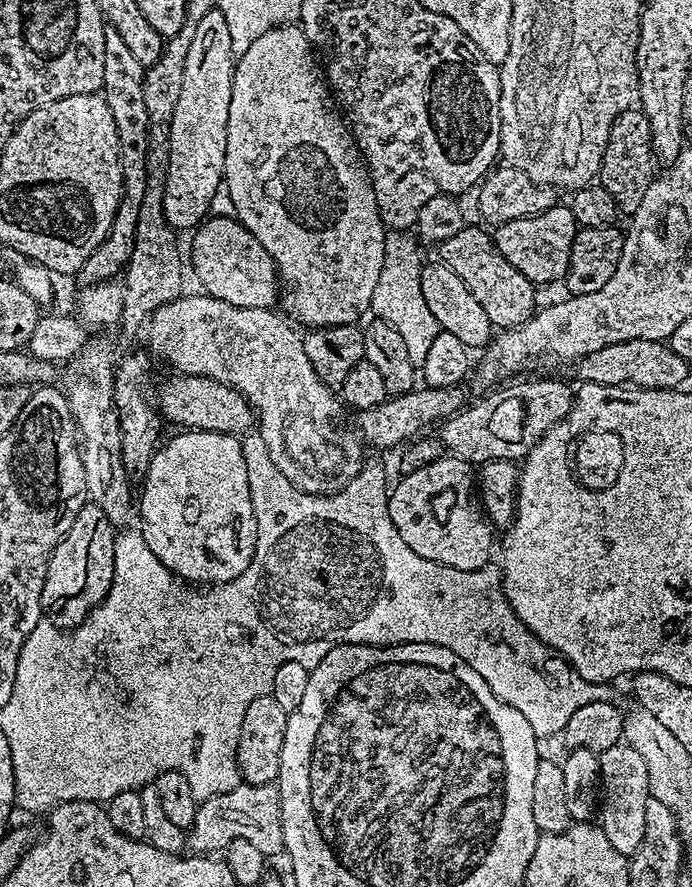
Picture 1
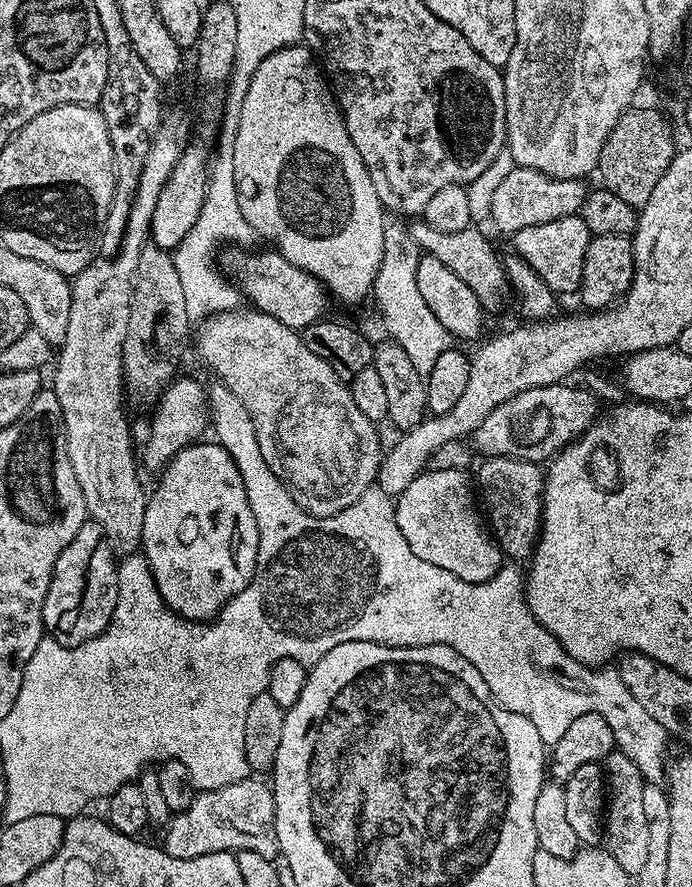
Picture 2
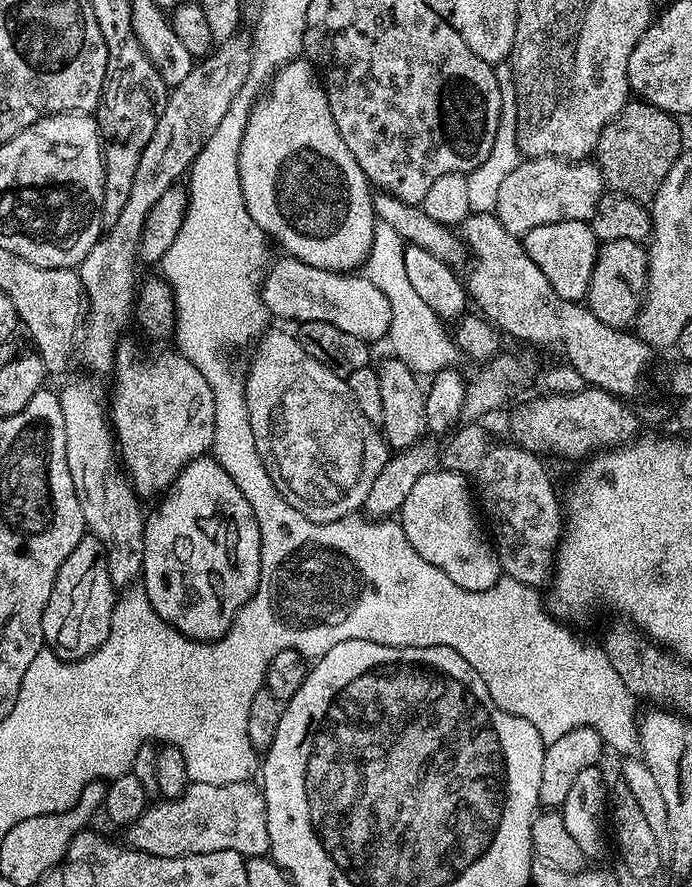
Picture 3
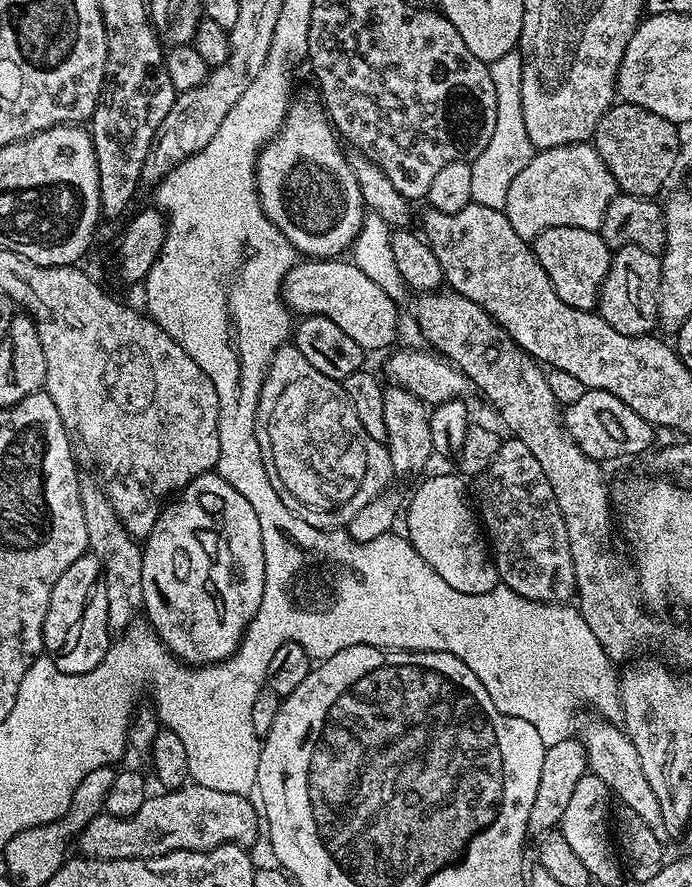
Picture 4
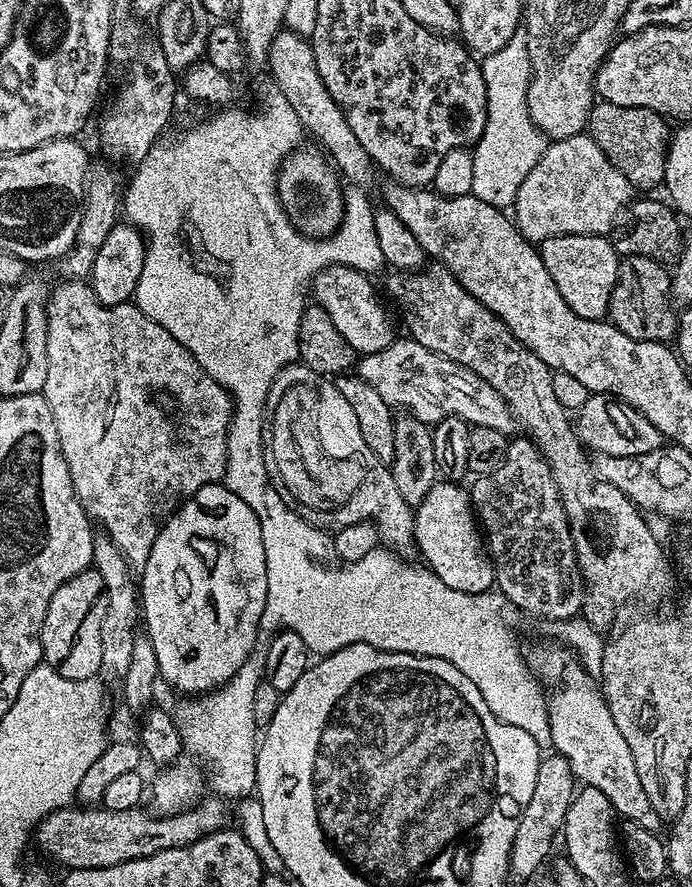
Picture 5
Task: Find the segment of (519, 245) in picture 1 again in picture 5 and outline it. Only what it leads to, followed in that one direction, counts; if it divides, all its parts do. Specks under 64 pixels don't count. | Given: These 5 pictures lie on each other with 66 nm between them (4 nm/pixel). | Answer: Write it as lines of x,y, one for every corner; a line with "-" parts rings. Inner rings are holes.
564,234
558,238
546,238
539,244
538,251
554,286
558,286
558,294
562,294
566,306
570,306
578,318
603,320
608,316
622,259
608,236

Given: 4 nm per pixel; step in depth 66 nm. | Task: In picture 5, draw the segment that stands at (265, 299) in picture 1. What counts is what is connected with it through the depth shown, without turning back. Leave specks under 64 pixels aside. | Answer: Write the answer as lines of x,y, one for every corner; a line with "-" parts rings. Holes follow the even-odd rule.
335,264
323,268
314,281
315,303
319,304
322,310
326,310
326,314
330,314
342,338
346,338
346,342
350,342
350,346
354,346
358,354
386,350
386,346
390,346
398,336
398,332
392,329
392,320
388,317
375,286
368,280
371,279
365,273
350,266

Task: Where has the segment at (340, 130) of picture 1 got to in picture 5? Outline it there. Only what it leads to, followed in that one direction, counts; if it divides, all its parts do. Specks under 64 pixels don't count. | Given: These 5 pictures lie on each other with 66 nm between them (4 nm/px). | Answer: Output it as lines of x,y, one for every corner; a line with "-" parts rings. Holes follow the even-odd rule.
297,150
291,152
281,164
276,178
276,192
280,196
280,205
284,208
284,213
290,218
290,222
296,227
296,231
304,236
313,238
323,238
331,236
339,228
344,220
344,194
345,189
342,185
341,177
335,167
330,163
327,155
323,151
303,152

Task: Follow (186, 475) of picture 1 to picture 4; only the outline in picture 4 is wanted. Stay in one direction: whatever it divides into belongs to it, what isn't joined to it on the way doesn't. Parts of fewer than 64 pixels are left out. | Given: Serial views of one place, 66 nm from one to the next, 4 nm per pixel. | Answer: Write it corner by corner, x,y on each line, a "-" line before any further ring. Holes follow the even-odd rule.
215,471
202,474
185,486
175,502
165,504
164,509
160,512
160,517
154,522
154,530
150,530
148,539
143,541
142,551
144,554
142,558
142,598
144,599
142,612
143,615
148,615
145,616
147,623
151,624
152,629
158,633
162,643
168,647
168,651
176,659
183,660
185,664
193,666
217,664
219,660
233,656
241,638
244,637
249,622
254,618
254,614
262,602
264,583
266,582
266,562
262,550
262,526
258,526
258,514
254,514
250,502
246,502
246,498
242,498
242,494
238,494
238,490
234,490
234,486
230,486
230,482
226,482
216,475

